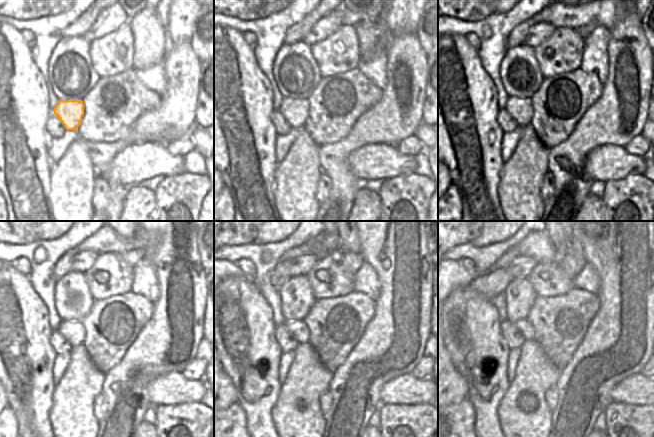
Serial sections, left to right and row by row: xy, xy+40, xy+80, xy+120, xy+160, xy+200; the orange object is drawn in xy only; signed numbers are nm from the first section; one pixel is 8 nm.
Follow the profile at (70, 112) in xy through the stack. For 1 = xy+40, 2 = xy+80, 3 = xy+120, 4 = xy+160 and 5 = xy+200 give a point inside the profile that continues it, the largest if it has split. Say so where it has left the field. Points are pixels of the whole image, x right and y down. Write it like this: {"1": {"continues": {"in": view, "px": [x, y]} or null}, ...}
{"1": {"continues": {"in": "xy+40", "px": [295, 110]}}, "2": {"continues": {"in": "xy+80", "px": [520, 109]}}, "3": {"continues": {"in": "xy+120", "px": [74, 331]}}, "4": {"continues": {"in": "xy+160", "px": [298, 328]}}, "5": {"continues": {"in": "xy+200", "px": [527, 330]}}}

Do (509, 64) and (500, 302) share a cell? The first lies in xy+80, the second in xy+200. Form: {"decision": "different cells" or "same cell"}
{"decision": "different cells"}

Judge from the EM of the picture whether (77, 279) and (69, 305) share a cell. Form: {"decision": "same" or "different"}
{"decision": "same"}

